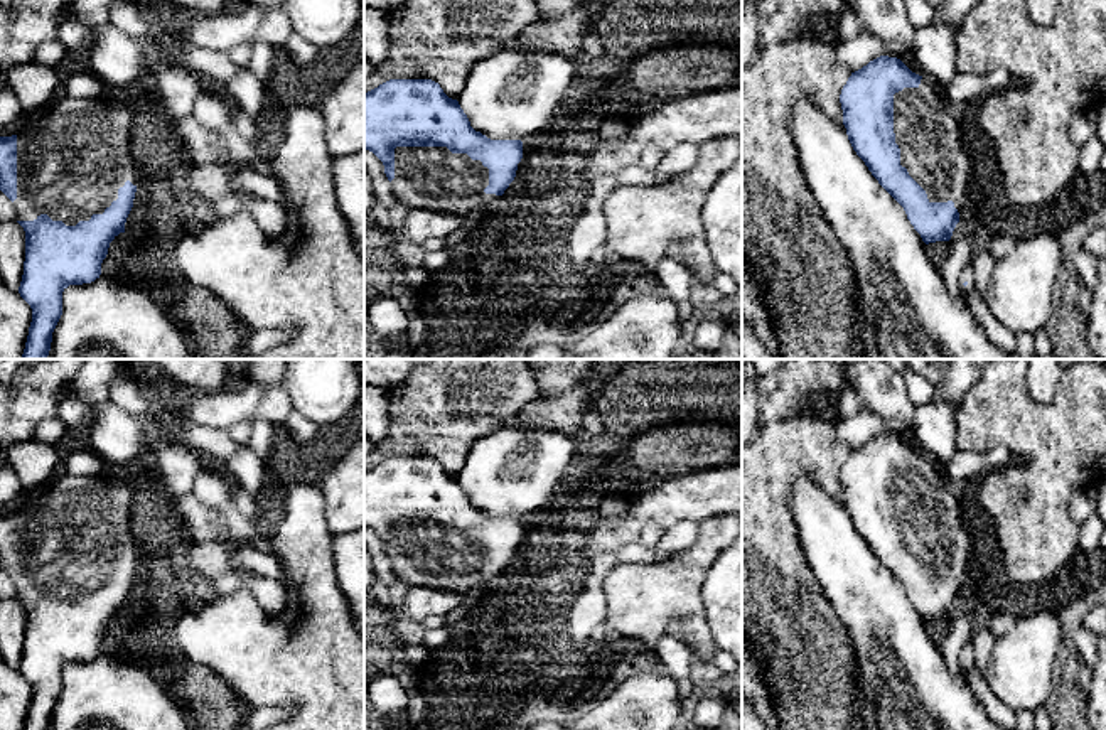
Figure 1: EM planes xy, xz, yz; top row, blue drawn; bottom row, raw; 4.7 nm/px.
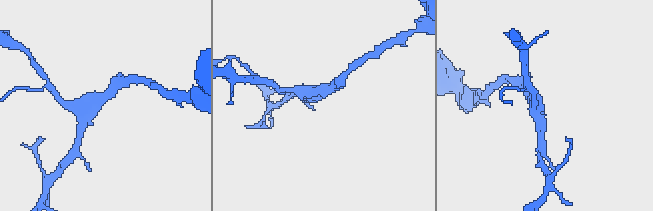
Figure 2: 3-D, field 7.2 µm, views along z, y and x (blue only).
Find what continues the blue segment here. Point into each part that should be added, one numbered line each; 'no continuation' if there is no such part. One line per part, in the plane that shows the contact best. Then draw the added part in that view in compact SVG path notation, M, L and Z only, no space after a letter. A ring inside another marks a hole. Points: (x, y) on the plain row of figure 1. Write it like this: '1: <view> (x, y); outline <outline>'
1: yz (931, 526); outline M922 454L917 465L904 465L894 472L894 511L900 543L926 568L929 580L953 578L959 590L971 556L971 536L963 524L958 497L948 489L934 459Z

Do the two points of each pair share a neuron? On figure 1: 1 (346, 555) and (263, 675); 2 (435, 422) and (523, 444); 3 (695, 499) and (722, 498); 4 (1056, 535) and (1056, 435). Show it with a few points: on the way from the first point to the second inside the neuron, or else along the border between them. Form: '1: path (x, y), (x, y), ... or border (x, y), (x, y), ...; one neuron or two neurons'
1: border (332, 536), (334, 577), (346, 597); two neurons
2: border (508, 424), (481, 437), (462, 466); two neurons
3: path (702, 498), (715, 498); one neuron
4: path (1054, 509), (1054, 461); one neuron

